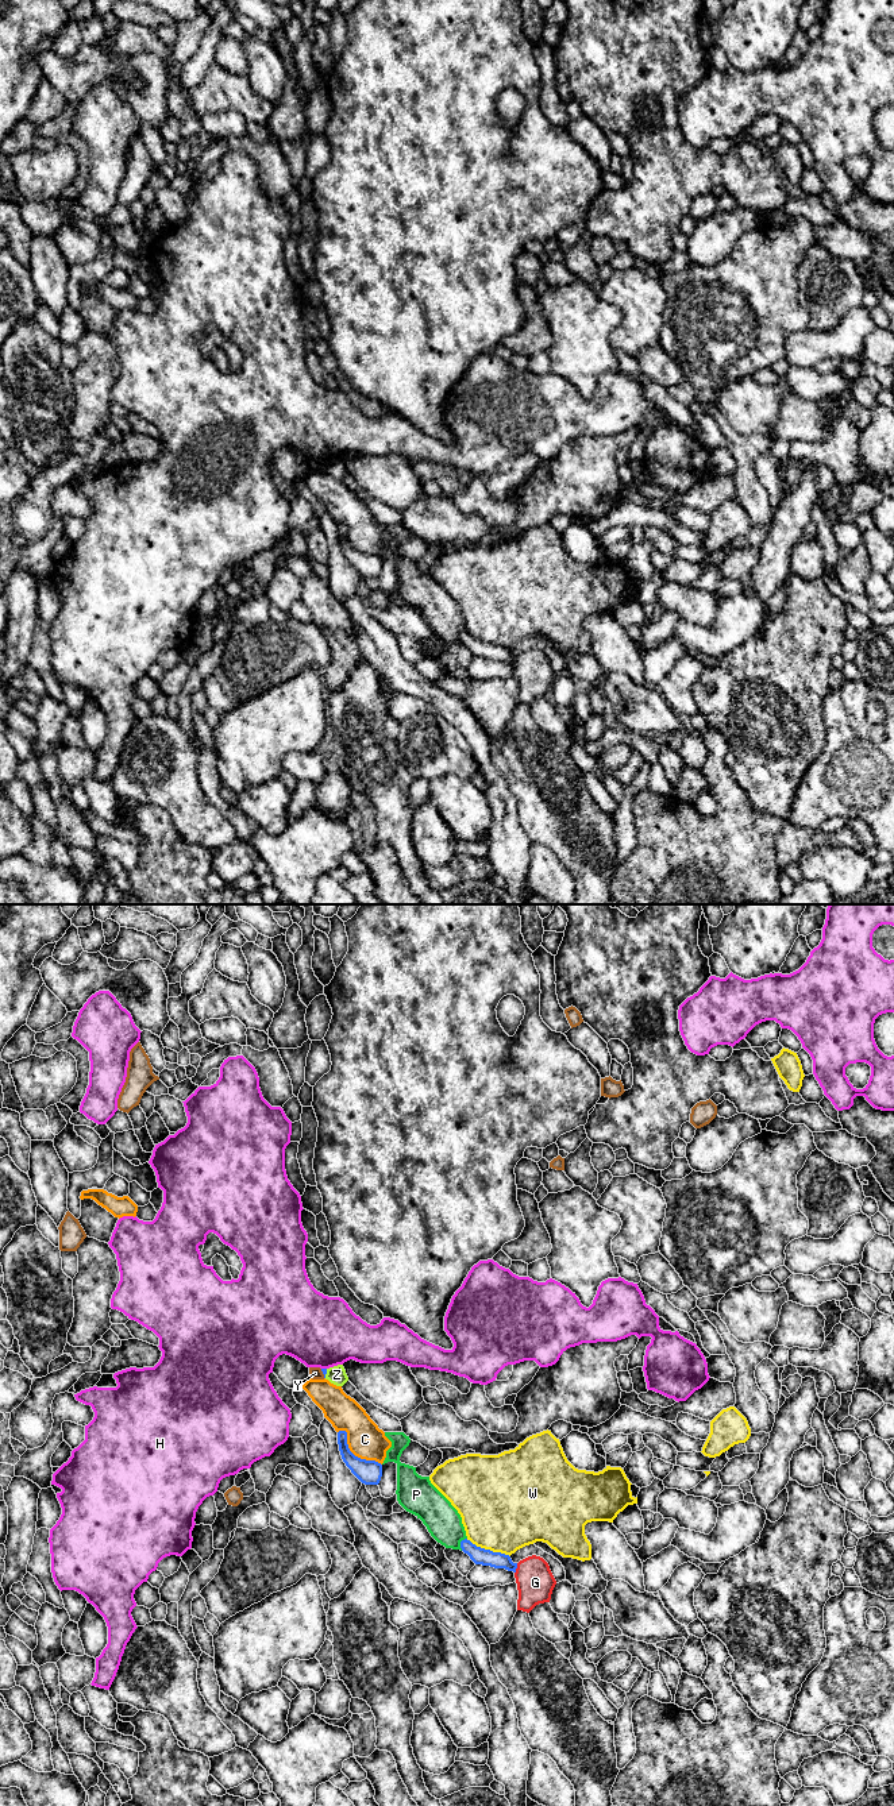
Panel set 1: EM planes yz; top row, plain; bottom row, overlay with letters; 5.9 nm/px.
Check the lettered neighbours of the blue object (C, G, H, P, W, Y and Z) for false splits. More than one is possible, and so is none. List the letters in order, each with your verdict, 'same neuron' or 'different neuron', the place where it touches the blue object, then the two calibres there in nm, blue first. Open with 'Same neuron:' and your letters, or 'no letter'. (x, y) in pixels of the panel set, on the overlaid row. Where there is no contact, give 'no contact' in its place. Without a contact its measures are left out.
Same neuron: no letter
C: different neuron | yz (351, 1453) | 140/220 nm
G: different neuron | yz (516, 1567) | 100/220 nm
H: different neuron | yz (324, 1369) | 30/420 nm
P: different neuron | yz (461, 1543) | 100/200 nm
W: different neuron | yz (488, 1550) | 100/500 nm
Y: different neuron | yz (323, 1373) | 30/80 nm
Z: different neuron | yz (326, 1373) | 30/110 nm

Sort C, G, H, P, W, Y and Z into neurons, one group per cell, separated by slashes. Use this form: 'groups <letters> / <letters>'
groups C / G / H / P / W / Y / Z

